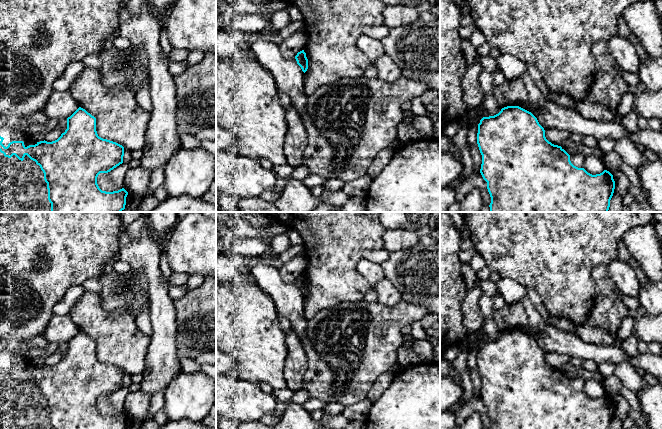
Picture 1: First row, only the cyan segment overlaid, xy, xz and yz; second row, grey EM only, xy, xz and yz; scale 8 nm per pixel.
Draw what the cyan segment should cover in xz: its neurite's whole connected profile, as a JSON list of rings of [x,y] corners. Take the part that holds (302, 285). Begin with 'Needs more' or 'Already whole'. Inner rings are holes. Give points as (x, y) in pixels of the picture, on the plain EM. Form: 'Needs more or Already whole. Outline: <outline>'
Already whole. Outline: [[[304,274],[297,277],[295,280],[297,288],[301,291],[302,295],[305,297],[308,293],[308,283]]]

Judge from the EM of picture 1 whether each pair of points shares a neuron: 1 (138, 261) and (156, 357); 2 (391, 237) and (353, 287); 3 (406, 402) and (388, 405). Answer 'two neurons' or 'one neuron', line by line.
1: one neuron
2: two neurons
3: one neuron

